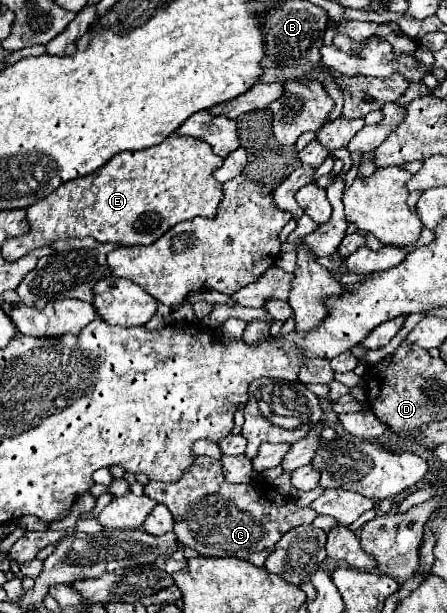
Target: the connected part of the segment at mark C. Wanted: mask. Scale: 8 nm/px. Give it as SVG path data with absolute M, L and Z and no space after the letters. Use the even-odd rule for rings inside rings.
M196 457L174 483L150 481L144 493L170 509L174 515L174 531L182 545L206 557L240 557L256 567L264 565L286 531L296 525L308 525L316 517L312 507L298 507L278 491L266 489L266 483L228 483L220 471L220 463L210 457Z

